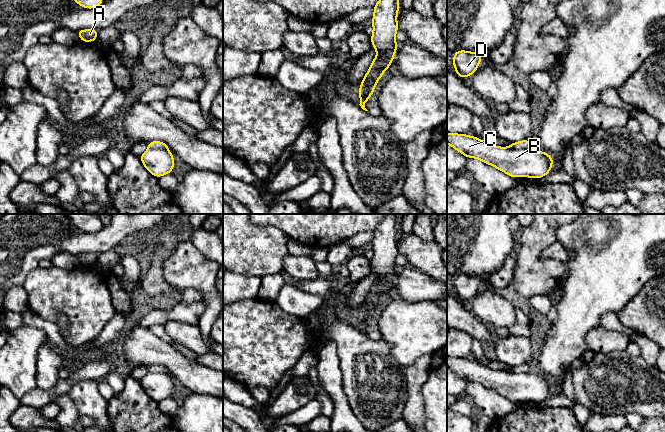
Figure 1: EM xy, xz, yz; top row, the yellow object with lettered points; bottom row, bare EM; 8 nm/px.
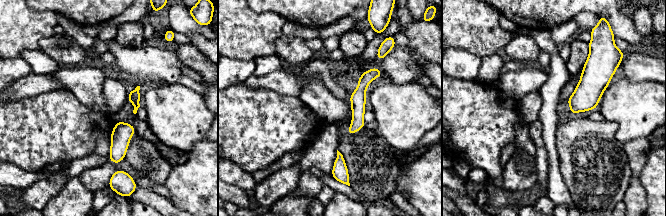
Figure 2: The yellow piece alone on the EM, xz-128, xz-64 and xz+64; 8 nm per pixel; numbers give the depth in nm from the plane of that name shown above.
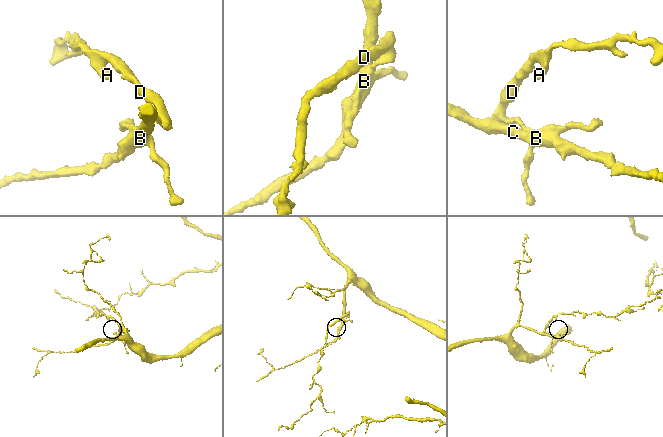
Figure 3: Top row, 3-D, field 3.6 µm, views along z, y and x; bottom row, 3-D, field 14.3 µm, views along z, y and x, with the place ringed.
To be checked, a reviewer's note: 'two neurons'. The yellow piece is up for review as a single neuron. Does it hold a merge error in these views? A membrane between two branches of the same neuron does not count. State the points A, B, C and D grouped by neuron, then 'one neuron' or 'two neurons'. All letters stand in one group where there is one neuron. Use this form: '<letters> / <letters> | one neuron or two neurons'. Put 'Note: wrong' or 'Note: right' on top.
Note: right
A D / B C | two neurons

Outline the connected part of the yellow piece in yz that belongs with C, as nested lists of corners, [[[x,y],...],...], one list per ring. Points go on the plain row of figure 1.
[[[447,357],[447,368],[467,382],[479,383],[513,402],[544,401],[554,386],[552,380],[542,375],[493,370],[467,358]]]

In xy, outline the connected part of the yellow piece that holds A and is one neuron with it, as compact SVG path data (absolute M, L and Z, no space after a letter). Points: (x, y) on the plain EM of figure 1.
M84 253L76 255L81 266L94 266L97 263L98 253Z

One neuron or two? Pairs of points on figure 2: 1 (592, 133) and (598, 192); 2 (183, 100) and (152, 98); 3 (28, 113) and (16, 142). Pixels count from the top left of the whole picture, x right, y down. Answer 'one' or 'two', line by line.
1: one
2: one
3: one

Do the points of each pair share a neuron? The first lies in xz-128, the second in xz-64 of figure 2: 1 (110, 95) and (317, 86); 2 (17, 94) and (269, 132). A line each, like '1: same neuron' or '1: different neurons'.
1: different neurons
2: different neurons

